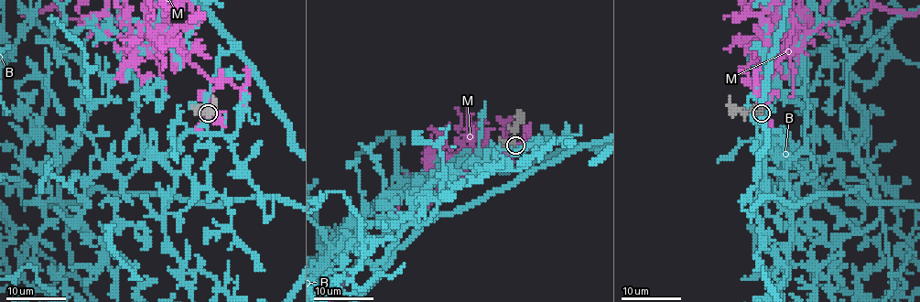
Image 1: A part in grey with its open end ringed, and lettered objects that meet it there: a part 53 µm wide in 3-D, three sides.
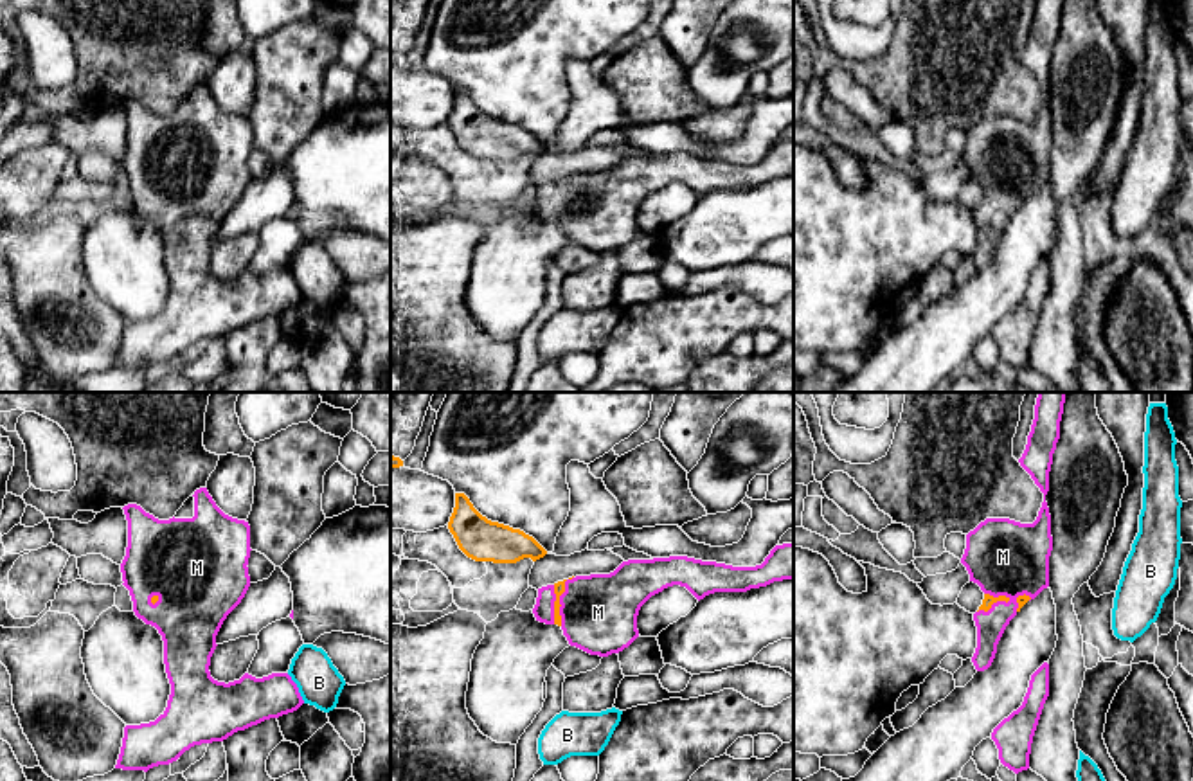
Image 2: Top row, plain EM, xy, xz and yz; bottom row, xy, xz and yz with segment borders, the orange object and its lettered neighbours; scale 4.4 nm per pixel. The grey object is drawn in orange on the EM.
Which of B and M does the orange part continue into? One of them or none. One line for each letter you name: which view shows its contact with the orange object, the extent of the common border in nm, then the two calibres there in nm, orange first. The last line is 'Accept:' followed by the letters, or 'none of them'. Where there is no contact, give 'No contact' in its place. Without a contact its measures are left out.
M: Touches orange in xz. Shared border 240 nm. Thickness 50 nm (orange) against 340 nm
Accept: M

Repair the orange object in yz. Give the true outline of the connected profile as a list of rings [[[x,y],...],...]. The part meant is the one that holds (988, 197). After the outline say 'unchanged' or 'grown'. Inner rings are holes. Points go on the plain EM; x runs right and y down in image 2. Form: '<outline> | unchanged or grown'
[[[1036,0],[1027,41],[1018,56],[1044,90],[1033,121],[1009,115],[986,115],[966,131],[961,160],[984,189],[973,211],[977,245],[972,259],[977,268],[991,263],[997,241],[1020,205],[1049,184],[1049,153],[1053,148],[1051,112],[1045,99],[1053,50],[1060,36],[1063,0]]] | grown

